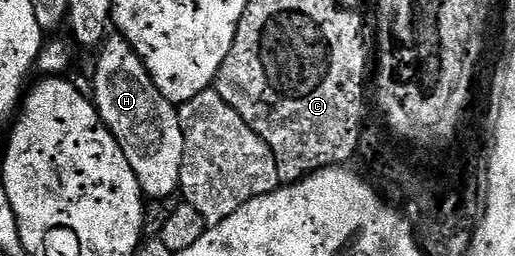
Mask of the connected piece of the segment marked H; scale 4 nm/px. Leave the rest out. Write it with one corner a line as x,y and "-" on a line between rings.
122,41
112,47
102,48
103,56
99,59
99,69
95,75
101,82
95,87
93,102
99,108
99,116
104,125
113,133
115,140
121,145
123,155
129,161
133,173
139,182
144,196
151,199
167,199
180,190
179,178
187,157
187,138
183,135
183,122
179,119
179,107
165,98
154,77
147,71
147,64
139,58
139,54
131,43

